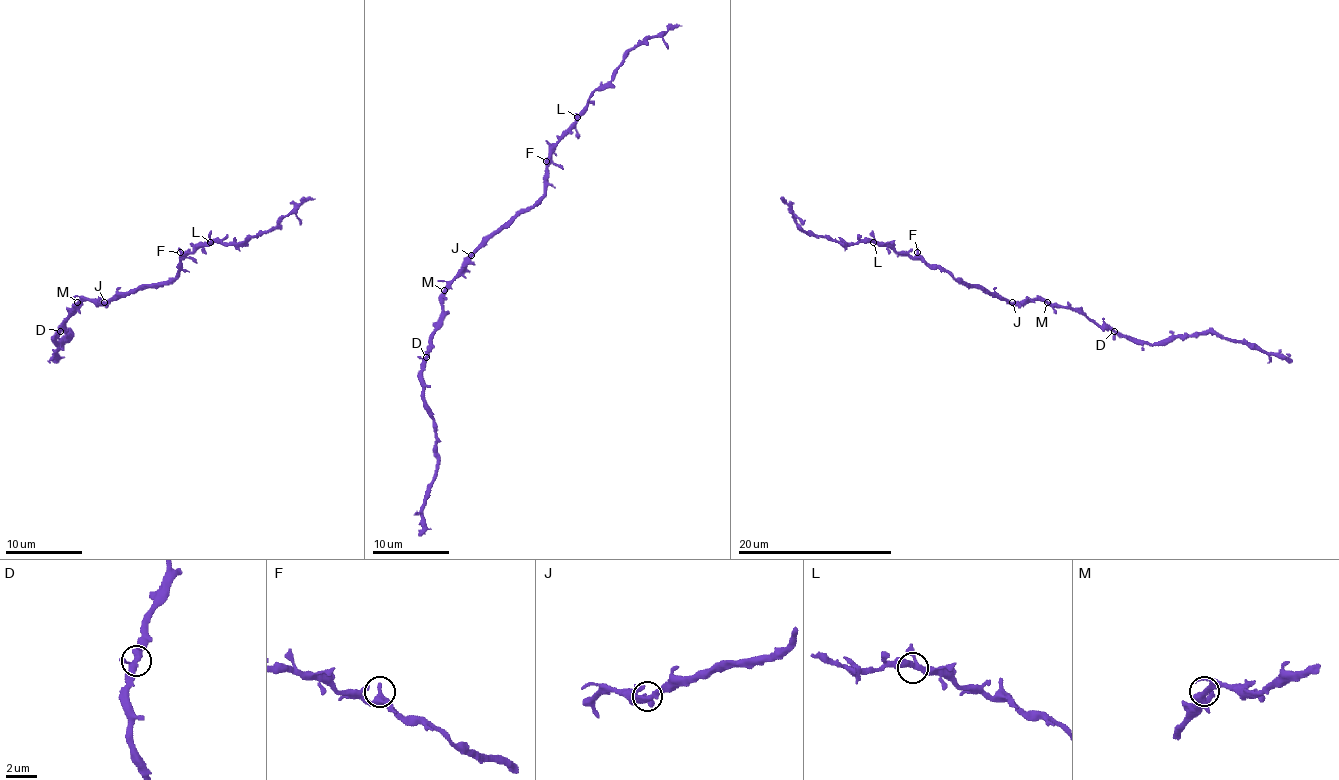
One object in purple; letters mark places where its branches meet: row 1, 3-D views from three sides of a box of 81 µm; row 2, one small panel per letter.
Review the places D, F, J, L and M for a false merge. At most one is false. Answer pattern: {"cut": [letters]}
{"cut": []}

